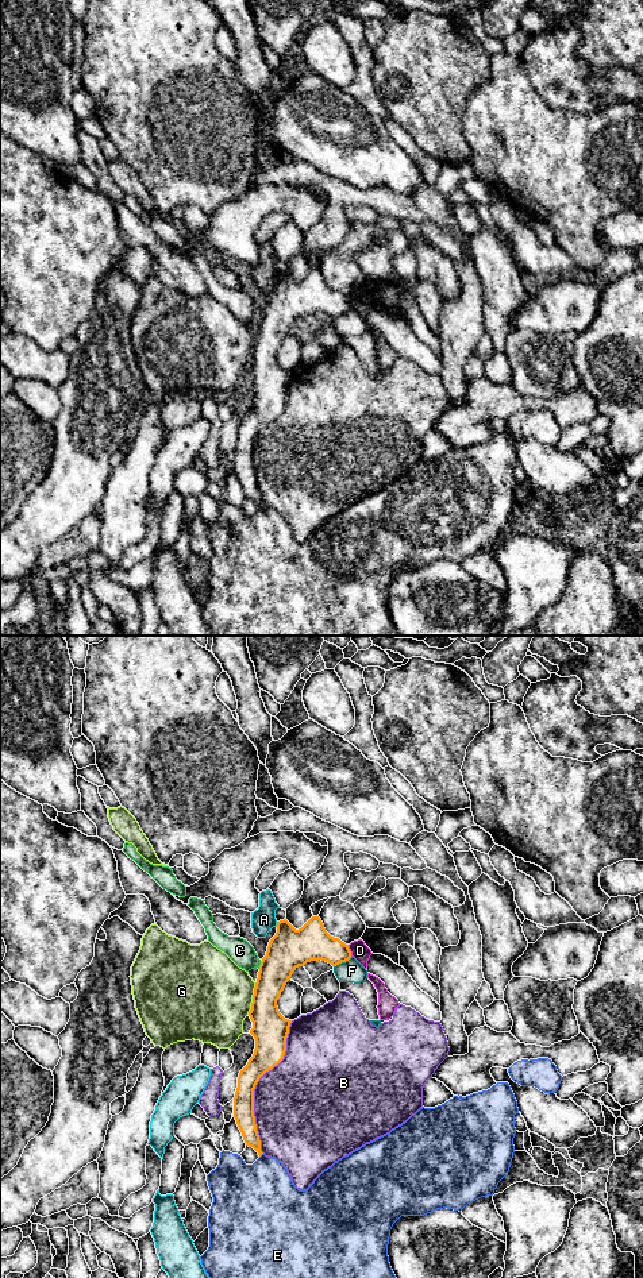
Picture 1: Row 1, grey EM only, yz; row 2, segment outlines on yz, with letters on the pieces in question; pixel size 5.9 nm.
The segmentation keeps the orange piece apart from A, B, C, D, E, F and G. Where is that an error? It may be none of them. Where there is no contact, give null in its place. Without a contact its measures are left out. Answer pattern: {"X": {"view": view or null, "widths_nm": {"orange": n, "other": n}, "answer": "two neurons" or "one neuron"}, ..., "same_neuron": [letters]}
{"A": {"view": "yz", "widths_nm": {"orange": 240, "other": 140}, "answer": "two neurons"}, "B": {"view": "yz", "widths_nm": {"orange": 190, "other": 480}, "answer": "two neurons"}, "C": {"view": "yz", "widths_nm": {"orange": 240, "other": 150}, "answer": "two neurons"}, "D": {"view": "yz", "widths_nm": {"orange": 220, "other": 100}, "answer": "two neurons"}, "E": {"view": "yz", "widths_nm": {"orange": 120, "other": 400}, "answer": "two neurons"}, "F": {"view": "yz", "widths_nm": {"orange": 220, "other": 140}, "answer": "two neurons"}, "G": {"view": "yz", "widths_nm": {"orange": 220, "other": 480}, "answer": "two neurons"}, "same_neuron": []}

